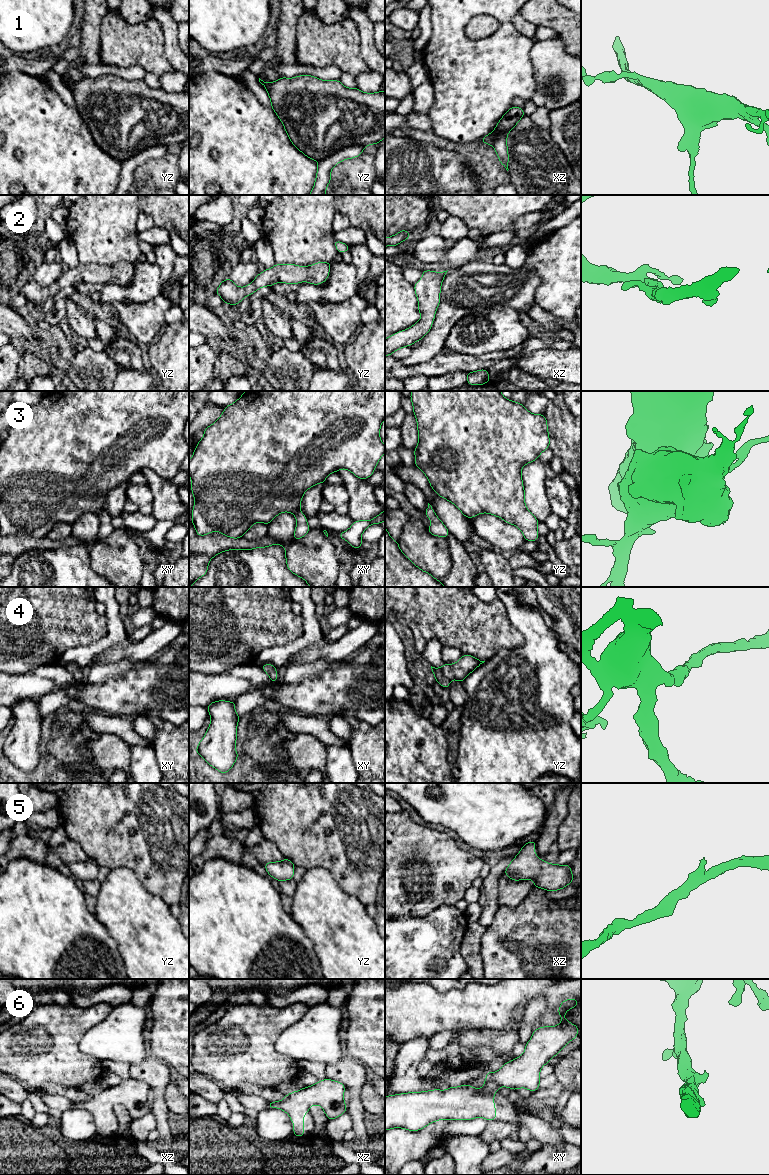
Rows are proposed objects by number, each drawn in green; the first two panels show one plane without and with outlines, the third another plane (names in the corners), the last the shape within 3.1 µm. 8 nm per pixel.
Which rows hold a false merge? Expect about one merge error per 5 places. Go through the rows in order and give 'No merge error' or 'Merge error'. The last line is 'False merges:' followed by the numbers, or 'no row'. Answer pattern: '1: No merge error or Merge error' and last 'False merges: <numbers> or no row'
1: Merge error
2: No merge error
3: No merge error
4: No merge error
5: No merge error
6: No merge error
False merges: 1

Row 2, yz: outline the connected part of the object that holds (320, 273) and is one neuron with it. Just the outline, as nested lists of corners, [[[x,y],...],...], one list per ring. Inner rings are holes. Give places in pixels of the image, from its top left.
[[[317,262],[309,266],[295,264],[275,264],[270,269],[265,269],[257,274],[256,278],[245,287],[238,287],[227,278],[222,280],[215,294],[219,295],[223,303],[235,306],[244,297],[252,295],[258,289],[275,283],[299,284],[307,281],[313,285],[324,283],[329,277],[332,262]]]

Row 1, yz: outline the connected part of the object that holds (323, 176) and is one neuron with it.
[[[351,145],[331,154],[321,161],[318,161],[315,183],[309,195],[326,195],[327,186],[332,180],[332,168],[343,160],[360,156],[363,150],[364,148],[362,146]]]

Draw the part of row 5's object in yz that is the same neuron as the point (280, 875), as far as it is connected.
[[[285,858],[282,861],[268,862],[264,864],[264,867],[272,878],[281,882],[293,879],[296,866],[291,862],[291,860]]]

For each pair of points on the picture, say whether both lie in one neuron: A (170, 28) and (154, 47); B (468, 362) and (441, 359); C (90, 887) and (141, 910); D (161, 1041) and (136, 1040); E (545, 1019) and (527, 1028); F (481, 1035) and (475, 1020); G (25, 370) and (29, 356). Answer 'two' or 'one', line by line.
A: two
B: one
C: two
D: two
E: two
F: two
G: one

